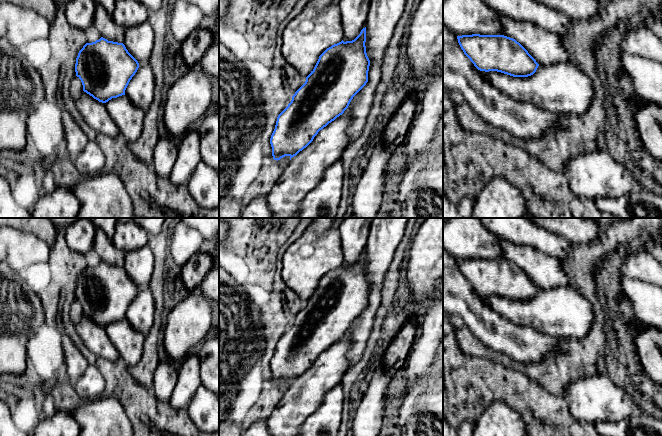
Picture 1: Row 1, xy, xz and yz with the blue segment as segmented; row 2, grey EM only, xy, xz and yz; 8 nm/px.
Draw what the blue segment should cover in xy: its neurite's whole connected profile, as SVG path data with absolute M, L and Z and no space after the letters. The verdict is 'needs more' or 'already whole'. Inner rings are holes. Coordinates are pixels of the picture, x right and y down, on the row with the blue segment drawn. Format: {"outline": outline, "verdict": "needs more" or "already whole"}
{"outline": "M101 37L86 43L76 58L75 72L81 80L83 91L99 102L125 95L125 90L139 68L138 61L128 52L123 43L108 41Z", "verdict": "already whole"}

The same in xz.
{"outline": "M366 27L354 40L346 42L342 40L327 48L319 56L314 69L306 77L305 83L295 92L291 102L277 117L275 129L270 138L274 160L278 161L285 156L289 156L291 160L292 157L306 148L320 130L344 113L353 97L366 85L370 60L366 53L365 42Z", "verdict": "already whole"}

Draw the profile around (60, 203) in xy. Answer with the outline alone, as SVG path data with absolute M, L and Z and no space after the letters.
M56 186L52 192L45 192L33 206L33 218L76 218L80 203L70 186Z

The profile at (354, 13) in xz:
M341 0L341 19L343 25L343 41L354 40L366 27L371 0Z

